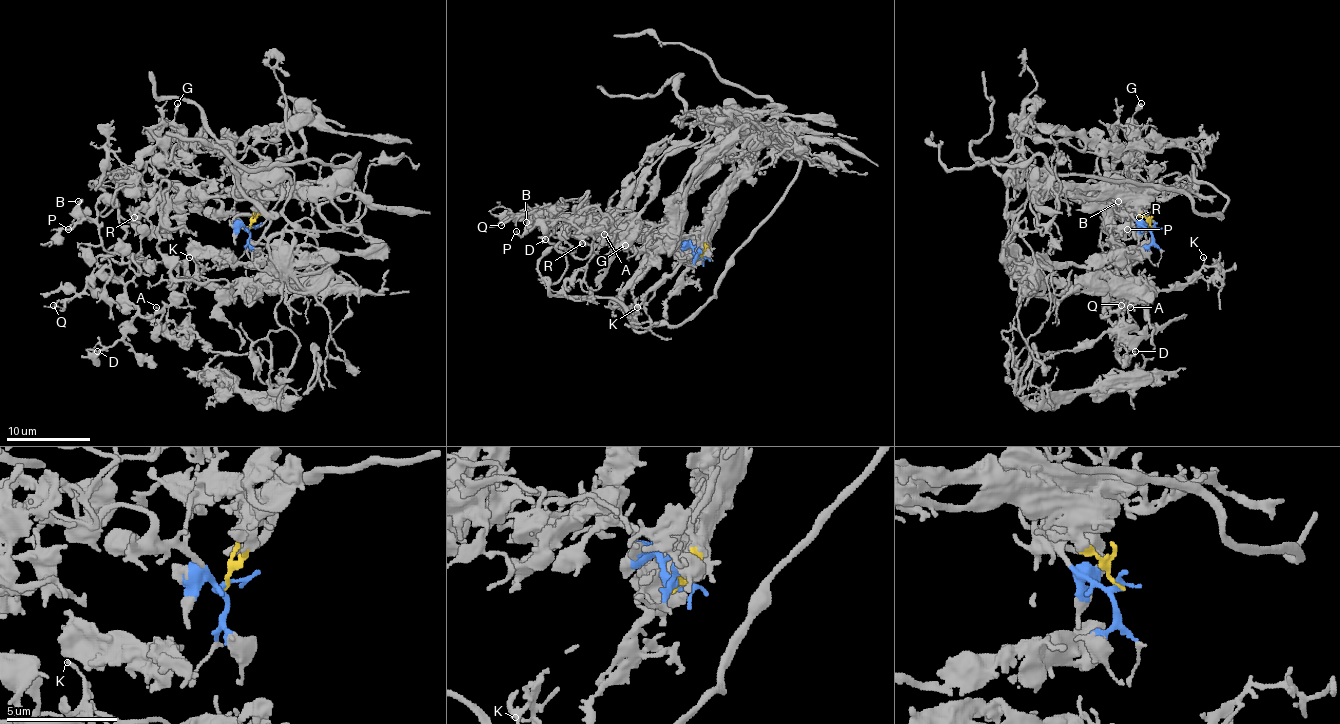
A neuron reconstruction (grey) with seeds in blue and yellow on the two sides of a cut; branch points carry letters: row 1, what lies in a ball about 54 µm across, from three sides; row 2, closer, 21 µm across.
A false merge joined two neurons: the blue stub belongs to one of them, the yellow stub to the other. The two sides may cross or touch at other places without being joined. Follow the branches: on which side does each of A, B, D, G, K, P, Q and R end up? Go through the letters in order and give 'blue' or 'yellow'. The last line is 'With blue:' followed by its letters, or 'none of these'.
A: blue
B: blue
D: blue
G: blue
K: yellow
P: blue
Q: blue
R: blue
With blue: A, B, D, G, P, Q, R

